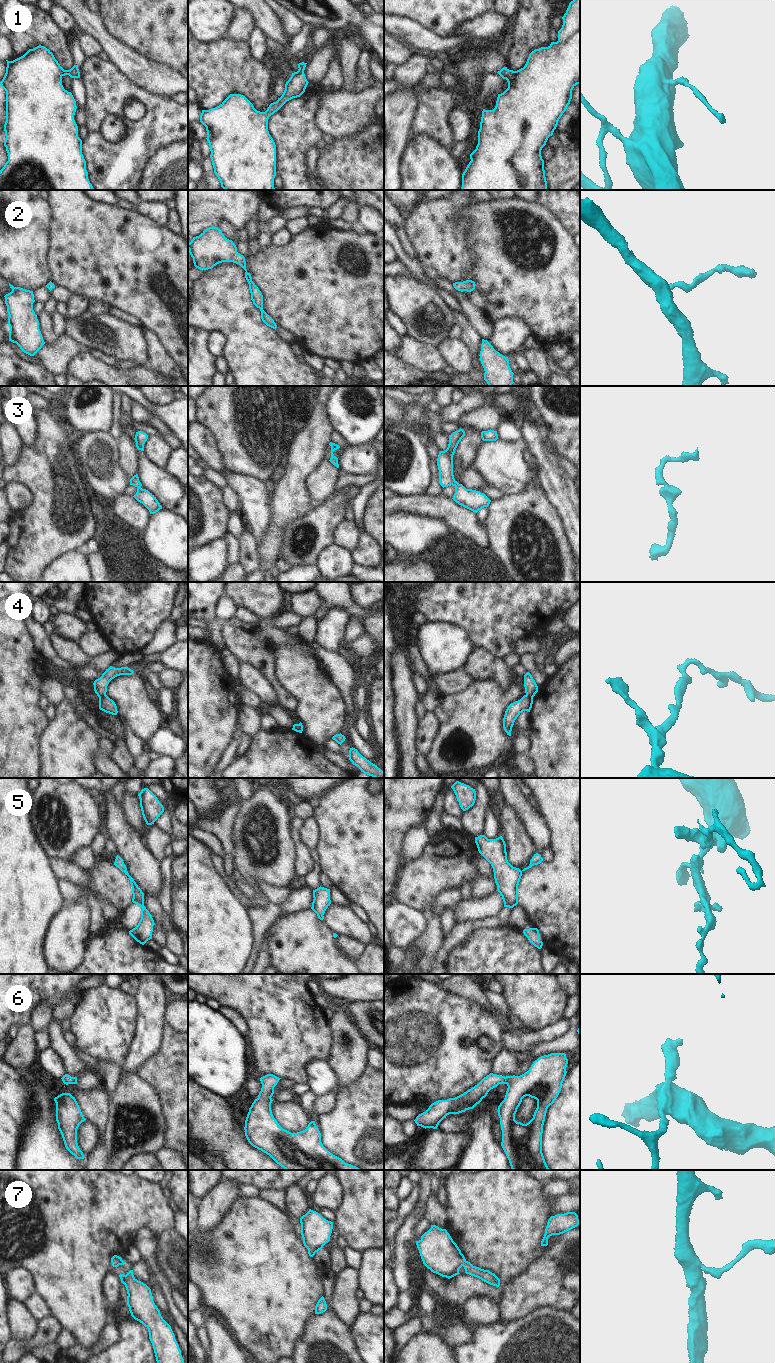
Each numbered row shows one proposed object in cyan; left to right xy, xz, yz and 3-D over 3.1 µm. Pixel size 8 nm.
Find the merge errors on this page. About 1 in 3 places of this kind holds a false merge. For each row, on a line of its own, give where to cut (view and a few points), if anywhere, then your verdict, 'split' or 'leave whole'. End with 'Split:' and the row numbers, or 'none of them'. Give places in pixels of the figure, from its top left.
1: no cut; leave whole
2: no cut; leave whole
3: no cut; leave whole
4: cut in xy along (105, 694), (99, 699); split
5: no cut; leave whole
6: no cut; leave whole
7: no cut; leave whole
Split: 4

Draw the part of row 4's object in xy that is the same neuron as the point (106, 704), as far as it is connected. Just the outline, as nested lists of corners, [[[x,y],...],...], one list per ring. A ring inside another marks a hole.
[[[107,695],[99,699],[99,709],[112,715],[117,715],[118,713],[115,702]]]

